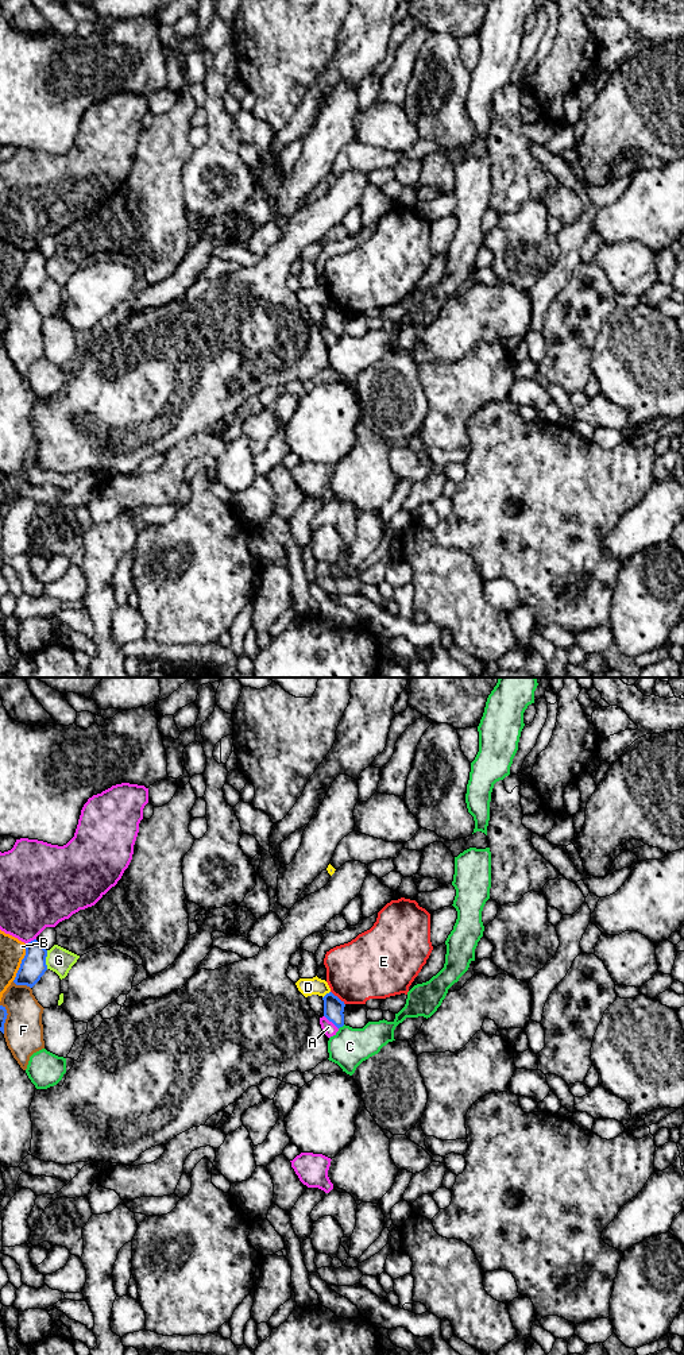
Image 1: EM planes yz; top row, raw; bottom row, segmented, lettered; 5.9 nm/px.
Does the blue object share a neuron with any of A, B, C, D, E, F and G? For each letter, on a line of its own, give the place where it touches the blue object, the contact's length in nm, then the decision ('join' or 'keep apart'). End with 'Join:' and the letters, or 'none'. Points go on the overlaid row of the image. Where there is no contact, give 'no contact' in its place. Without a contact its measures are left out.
A: yz (331, 1020) | 120 nm | keep apart
B: yz (22, 962) | 240 nm | keep apart
C: yz (342, 1026) | 50 nm | keep apart
D: yz (325, 995) | 60 nm | keep apart
E: yz (337, 998) | 120 nm | keep apart
F: yz (22, 984) | 120 nm | keep apart
G: yz (45, 960) | 110 nm | keep apart
Join: none

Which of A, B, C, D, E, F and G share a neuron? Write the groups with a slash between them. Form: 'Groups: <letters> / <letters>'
Groups: A / B / C / D / E / F / G

